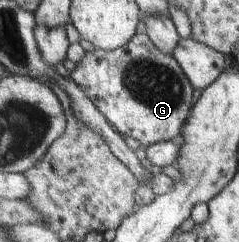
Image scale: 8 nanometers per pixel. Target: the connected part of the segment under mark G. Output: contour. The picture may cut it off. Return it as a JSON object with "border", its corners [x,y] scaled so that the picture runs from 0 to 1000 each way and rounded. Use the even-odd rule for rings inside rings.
{"border":[[[615,136],[569,140],[536,186],[477,211],[444,211],[418,194],[381,215],[360,211],[360,227],[310,269],[293,310],[360,376],[360,393],[393,417],[393,434],[485,541],[573,574],[603,607],[753,570],[799,475],[812,360],[795,326],[724,223],[695,227],[686,211],[669,211]]]}

